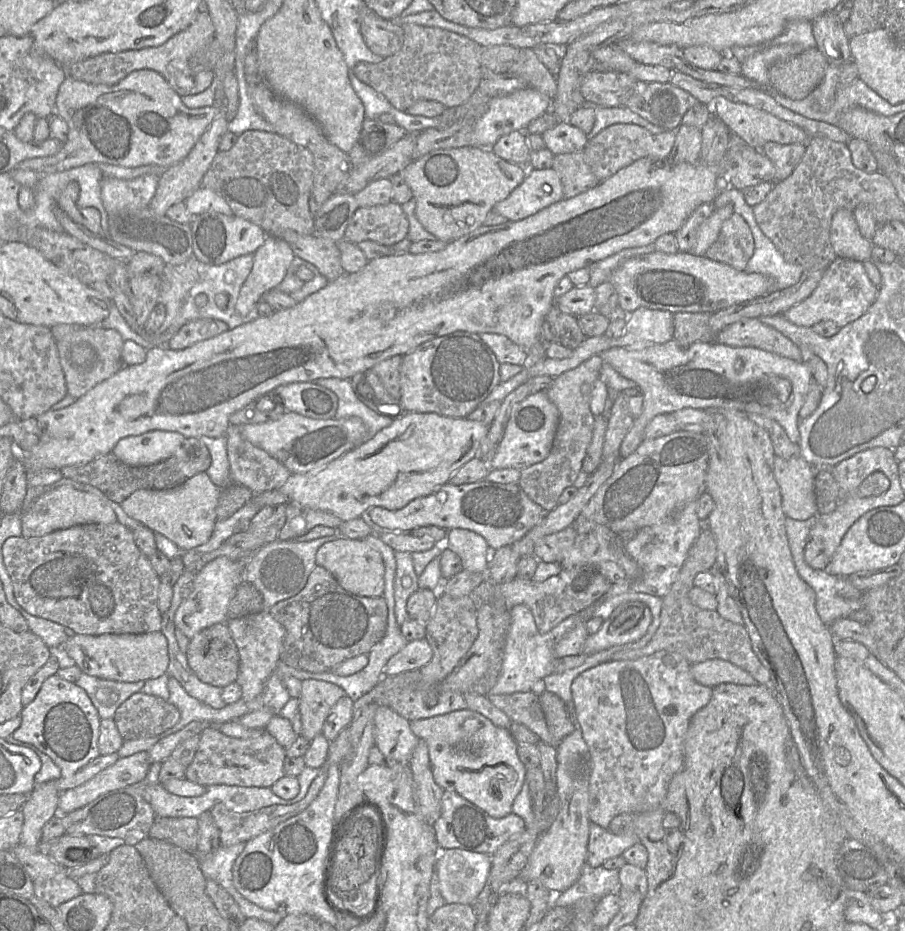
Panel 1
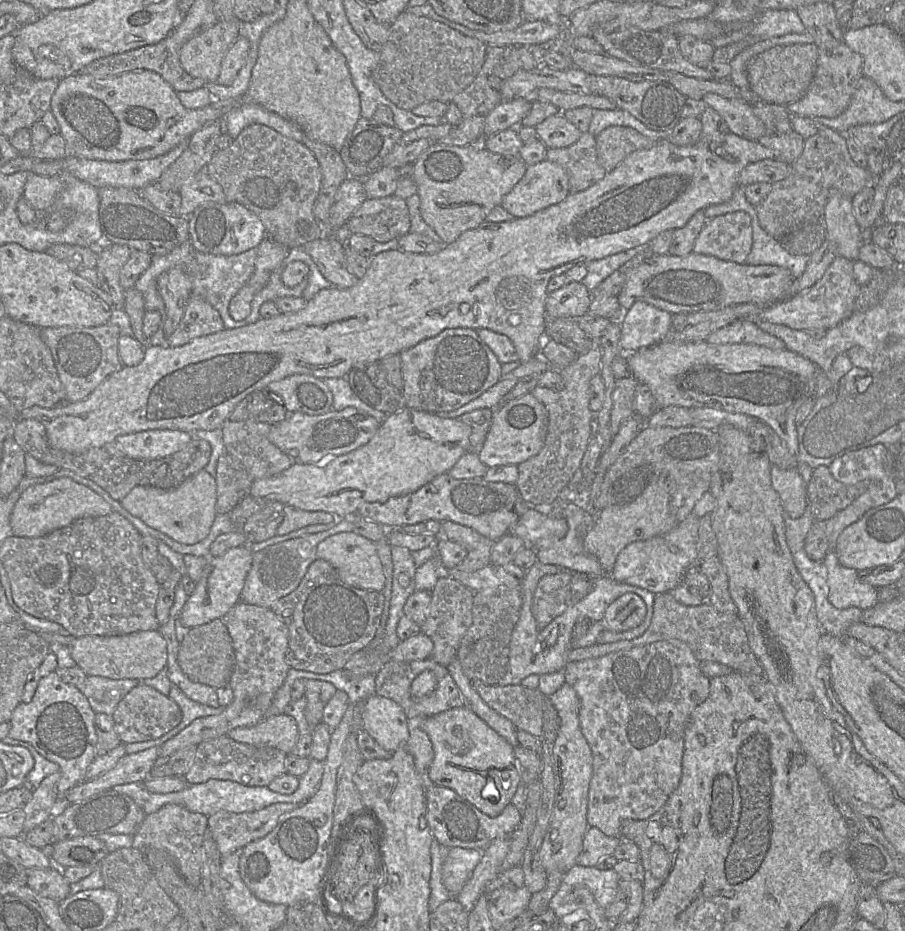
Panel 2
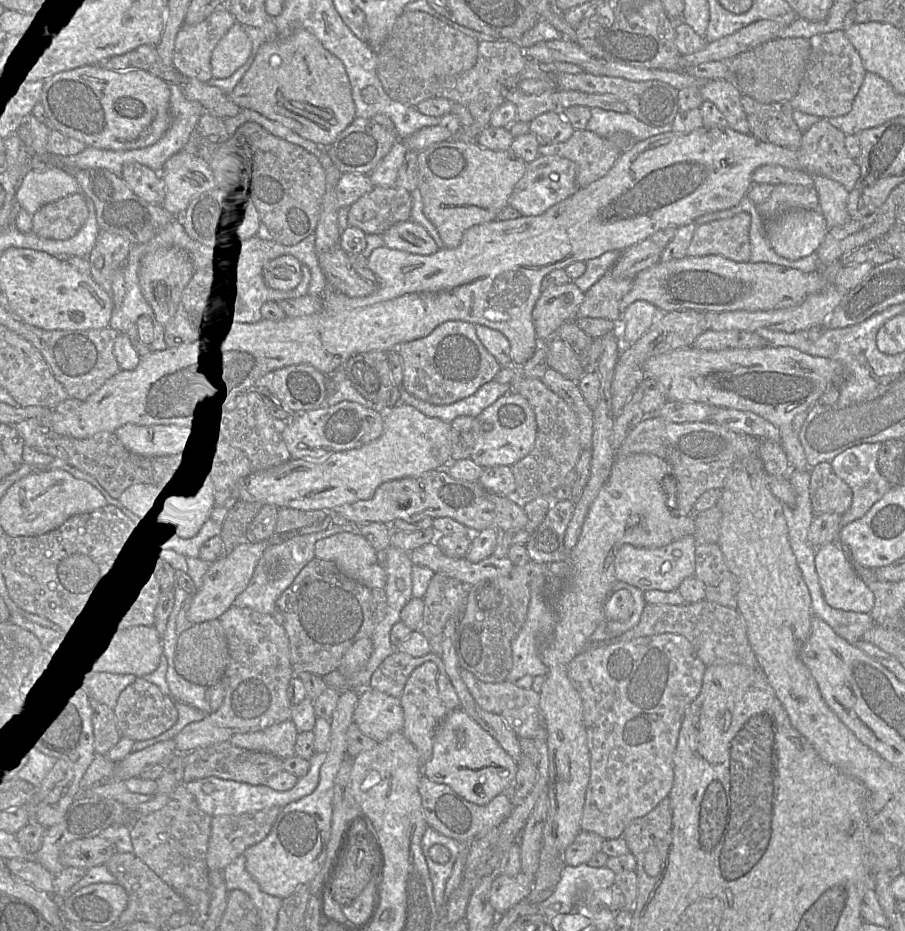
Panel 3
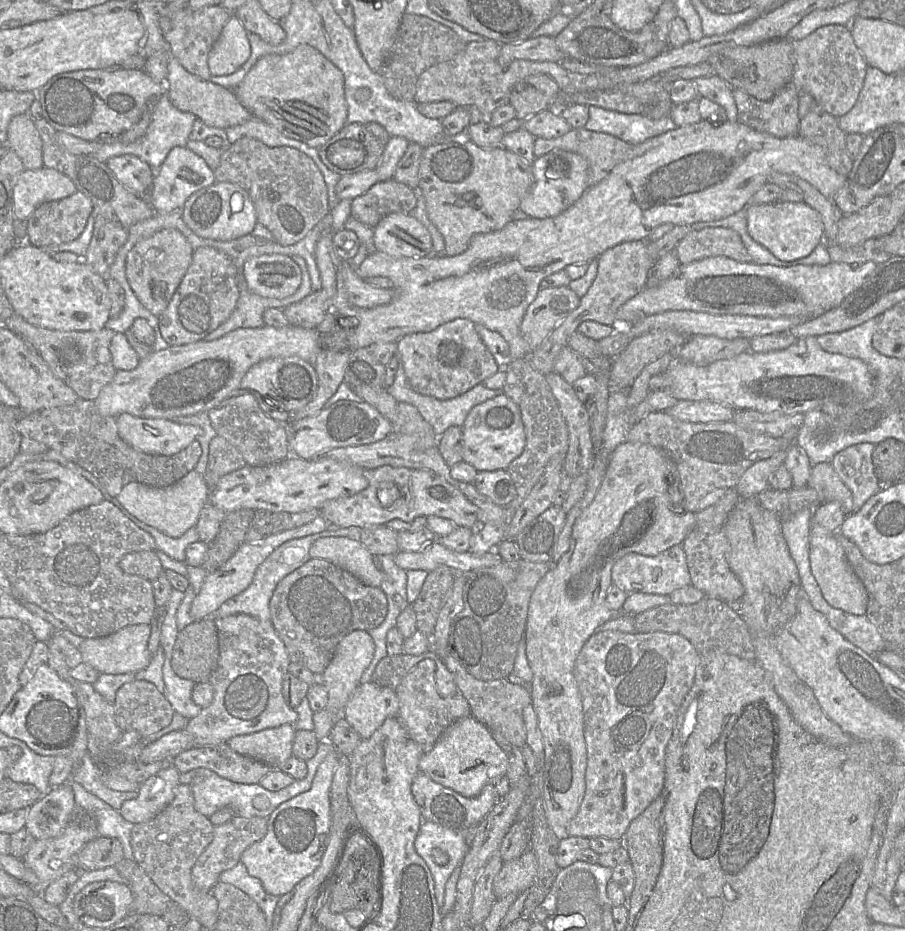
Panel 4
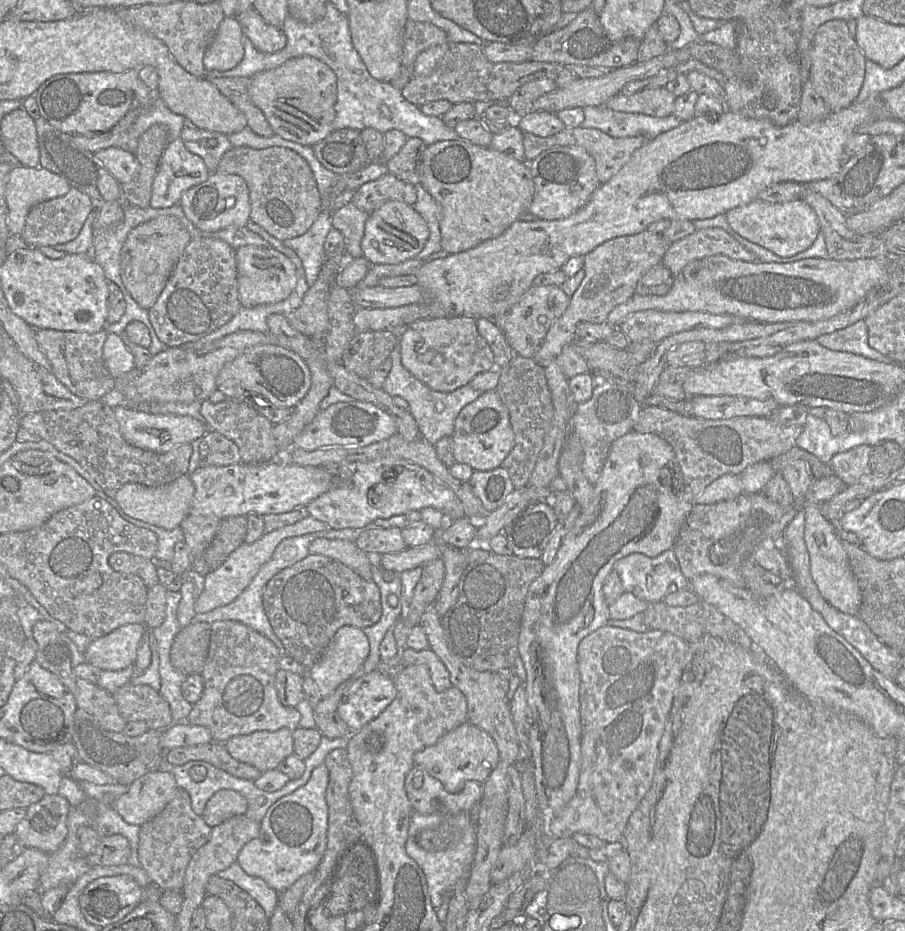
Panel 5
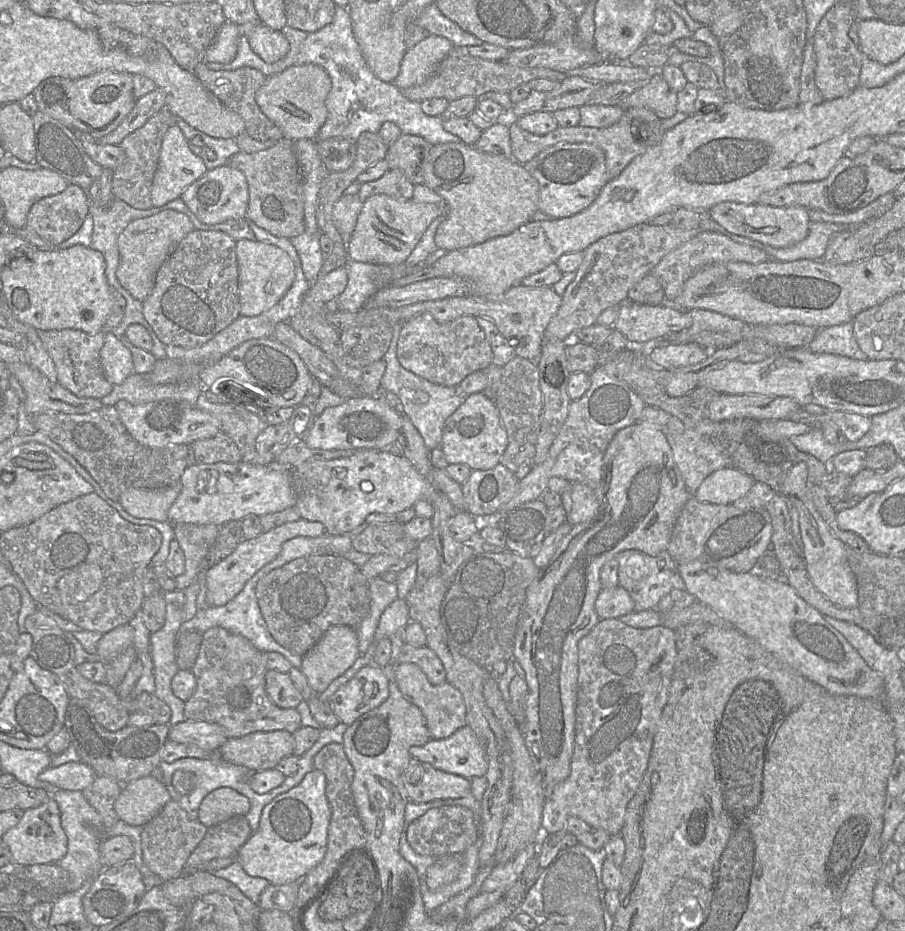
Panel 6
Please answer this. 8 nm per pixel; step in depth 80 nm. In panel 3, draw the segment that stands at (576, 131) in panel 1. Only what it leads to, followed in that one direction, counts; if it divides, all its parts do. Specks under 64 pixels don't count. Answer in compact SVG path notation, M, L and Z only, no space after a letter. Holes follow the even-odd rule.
M549 111L535 117L529 122L529 128L541 143L548 144L565 142L575 131L560 111Z

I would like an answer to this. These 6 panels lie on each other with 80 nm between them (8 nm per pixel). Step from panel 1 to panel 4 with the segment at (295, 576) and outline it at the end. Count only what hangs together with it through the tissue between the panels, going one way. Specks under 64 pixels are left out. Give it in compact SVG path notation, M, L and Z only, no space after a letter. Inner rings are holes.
M352 526L336 530L324 530L316 534L302 538L294 538L284 542L278 548L276 548L257 568L254 578L247 589L233 598L228 599L205 619L216 620L218 618L224 618L230 615L247 614L261 621L270 621L271 614L269 602L277 584L285 576L302 566L311 558L309 549L314 541L325 537L348 537L352 540L359 541L361 537L361 531L362 528Z

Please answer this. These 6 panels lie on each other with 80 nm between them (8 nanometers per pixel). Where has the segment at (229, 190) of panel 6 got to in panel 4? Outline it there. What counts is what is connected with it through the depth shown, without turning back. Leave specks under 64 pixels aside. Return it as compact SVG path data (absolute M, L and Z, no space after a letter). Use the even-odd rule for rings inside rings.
M215 182L192 194L182 208L184 223L199 237L229 241L252 233L257 215L248 193L230 182Z

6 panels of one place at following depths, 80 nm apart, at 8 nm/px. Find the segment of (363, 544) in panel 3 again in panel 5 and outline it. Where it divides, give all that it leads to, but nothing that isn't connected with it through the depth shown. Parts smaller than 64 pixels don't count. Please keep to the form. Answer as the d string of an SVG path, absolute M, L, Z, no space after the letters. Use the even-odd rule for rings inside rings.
M319 538L309 546L310 554L324 555L341 562L366 580L372 579L372 566L367 553L354 542L341 539Z

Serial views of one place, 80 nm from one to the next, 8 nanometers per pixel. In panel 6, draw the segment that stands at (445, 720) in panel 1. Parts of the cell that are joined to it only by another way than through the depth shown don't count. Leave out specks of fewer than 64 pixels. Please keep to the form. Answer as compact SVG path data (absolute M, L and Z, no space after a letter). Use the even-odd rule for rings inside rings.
M469 725L460 728L447 738L430 739L422 746L412 746L409 753L412 758L429 763L439 770L468 779L485 776L488 767L485 749Z

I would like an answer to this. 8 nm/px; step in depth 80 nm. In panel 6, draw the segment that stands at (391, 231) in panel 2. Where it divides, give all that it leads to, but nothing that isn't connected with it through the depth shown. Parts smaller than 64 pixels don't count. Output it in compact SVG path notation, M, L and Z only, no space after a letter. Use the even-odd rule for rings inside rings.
M389 169L379 179L363 182L358 195L365 201L375 194L386 194L401 199L413 199L415 185L399 169Z

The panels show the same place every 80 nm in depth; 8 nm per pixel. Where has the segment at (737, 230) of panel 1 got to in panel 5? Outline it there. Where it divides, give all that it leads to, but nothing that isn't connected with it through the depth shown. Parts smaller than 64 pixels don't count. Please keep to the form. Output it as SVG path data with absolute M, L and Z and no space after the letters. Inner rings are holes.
M721 228L696 230L693 234L671 244L664 257L664 264L675 277L686 265L705 257L724 255L745 262L758 261L757 256L742 246Z

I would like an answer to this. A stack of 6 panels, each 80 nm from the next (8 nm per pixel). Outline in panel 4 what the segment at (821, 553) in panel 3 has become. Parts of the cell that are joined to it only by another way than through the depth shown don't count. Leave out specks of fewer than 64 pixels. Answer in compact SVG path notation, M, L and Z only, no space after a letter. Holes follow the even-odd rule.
M812 525L809 534L809 560L811 572L821 594L830 606L852 615L865 615L868 603L867 591L850 567L835 534Z

